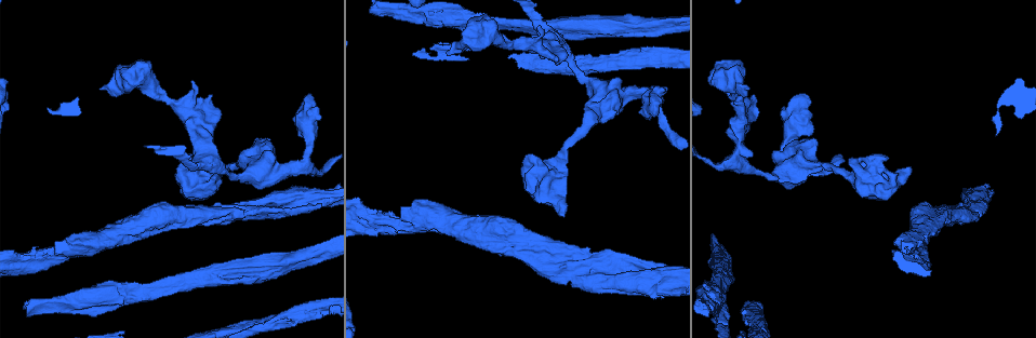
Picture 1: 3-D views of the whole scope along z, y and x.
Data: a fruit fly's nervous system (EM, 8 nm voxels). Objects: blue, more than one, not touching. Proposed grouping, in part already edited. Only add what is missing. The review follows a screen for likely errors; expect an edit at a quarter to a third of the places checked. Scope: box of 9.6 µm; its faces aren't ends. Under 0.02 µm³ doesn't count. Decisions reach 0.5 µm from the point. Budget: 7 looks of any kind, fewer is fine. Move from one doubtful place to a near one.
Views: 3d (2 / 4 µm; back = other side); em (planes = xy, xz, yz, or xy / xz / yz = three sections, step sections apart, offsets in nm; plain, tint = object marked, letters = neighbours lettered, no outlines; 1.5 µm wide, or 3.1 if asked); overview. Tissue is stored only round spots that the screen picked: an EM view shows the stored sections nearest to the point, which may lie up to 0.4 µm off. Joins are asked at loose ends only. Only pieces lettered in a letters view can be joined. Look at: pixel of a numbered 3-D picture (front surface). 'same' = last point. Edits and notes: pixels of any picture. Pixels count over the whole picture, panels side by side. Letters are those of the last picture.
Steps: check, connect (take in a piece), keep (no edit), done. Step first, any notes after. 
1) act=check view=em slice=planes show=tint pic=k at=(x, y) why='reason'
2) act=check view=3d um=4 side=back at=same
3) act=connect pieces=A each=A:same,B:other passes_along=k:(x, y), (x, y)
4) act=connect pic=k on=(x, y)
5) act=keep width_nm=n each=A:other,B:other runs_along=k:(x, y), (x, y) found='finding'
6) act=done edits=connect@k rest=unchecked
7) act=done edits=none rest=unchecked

act=check view=3d um=2 pic=1 at=(578, 287) why='thick end'

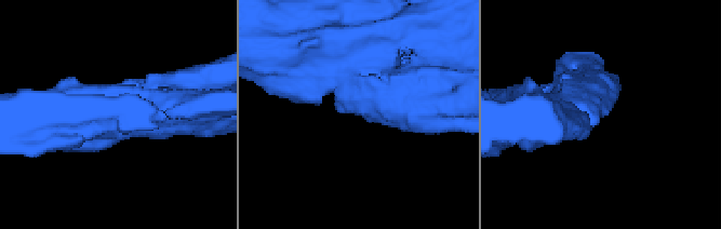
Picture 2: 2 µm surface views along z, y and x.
act=check view=em slice=planes show=letters pic=2 at=(357, 115)

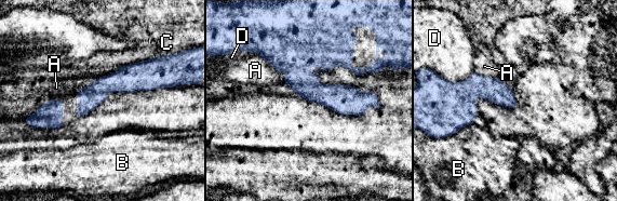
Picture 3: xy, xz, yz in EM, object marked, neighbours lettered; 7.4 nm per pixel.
act=keep each=A:other,B:other,C:other,D:other runs_along=3:(265, 56), (320, 93), (373, 95) found='none of them fits'

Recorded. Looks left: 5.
act=check view=3d um=4 pic=1 at=(745, 89) why='long arm stops here'

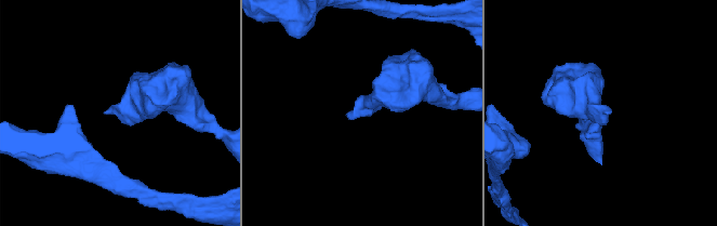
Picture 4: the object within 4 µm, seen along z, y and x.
act=check view=em slice=yz step=8 show=letters pic=4 at=(105, 114)

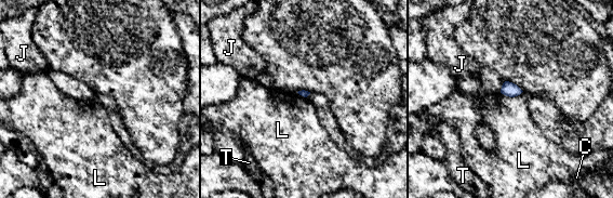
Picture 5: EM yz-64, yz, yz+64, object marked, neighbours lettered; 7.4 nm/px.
act=check view=em slice=planes show=letters at=same

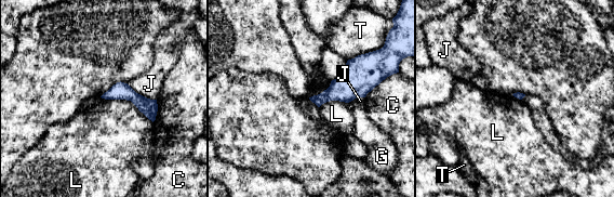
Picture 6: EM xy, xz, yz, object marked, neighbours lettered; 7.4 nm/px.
act=keep each=C:other,G:other,J:other,L:other,T:other found='none of them fits'

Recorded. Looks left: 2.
act=done edits=none rest=unchecked

